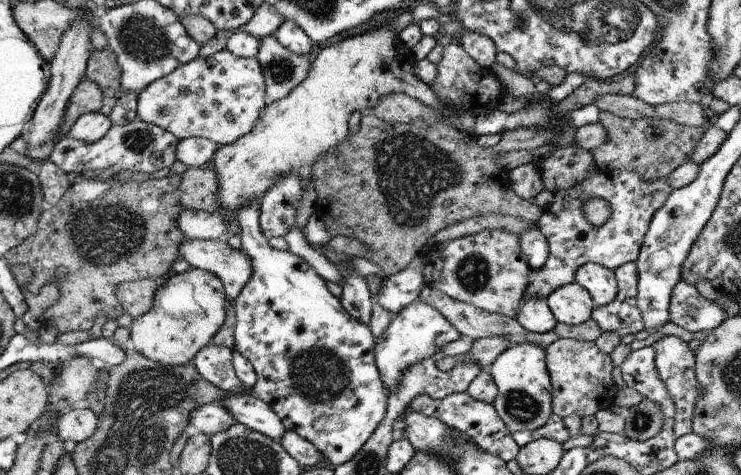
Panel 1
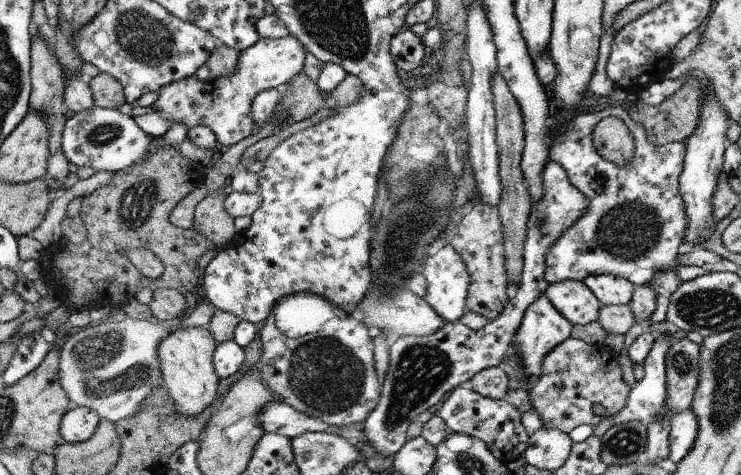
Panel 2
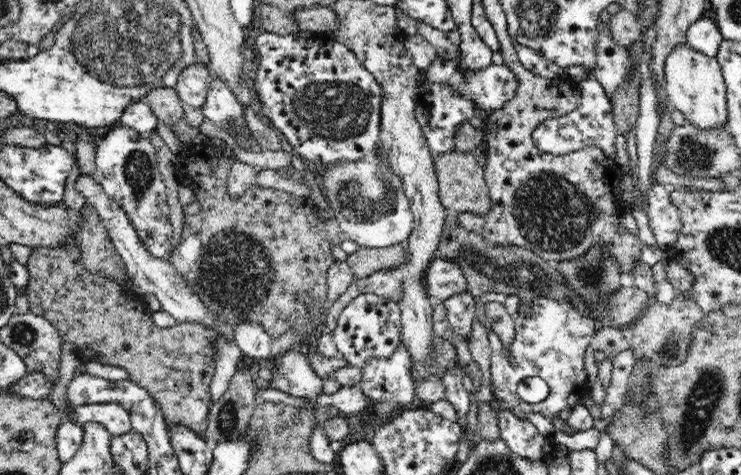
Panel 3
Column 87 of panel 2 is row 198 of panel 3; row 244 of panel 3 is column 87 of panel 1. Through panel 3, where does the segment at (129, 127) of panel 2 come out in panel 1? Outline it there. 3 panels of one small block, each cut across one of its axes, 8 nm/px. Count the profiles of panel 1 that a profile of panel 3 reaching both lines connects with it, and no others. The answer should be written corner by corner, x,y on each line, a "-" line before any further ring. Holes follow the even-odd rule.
136,120
127,125
111,125
107,135
92,144
70,136
62,137
48,155
48,160
72,178
80,178
82,173
88,172
88,169
110,170
112,173
130,170
130,172
152,174
162,168
171,167
176,162
178,143
179,140
171,132
165,131
158,125

